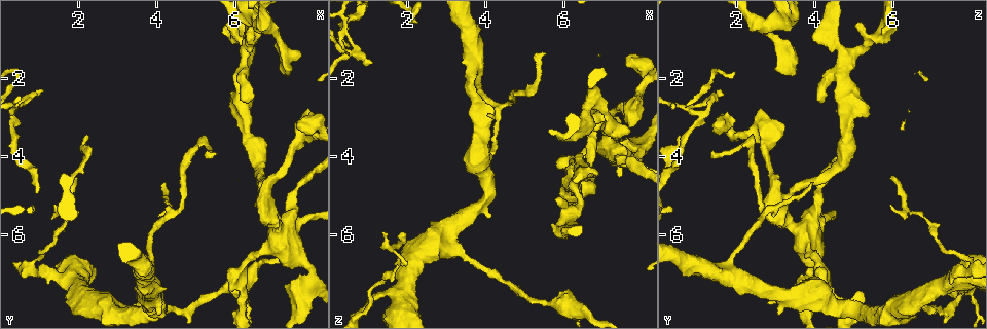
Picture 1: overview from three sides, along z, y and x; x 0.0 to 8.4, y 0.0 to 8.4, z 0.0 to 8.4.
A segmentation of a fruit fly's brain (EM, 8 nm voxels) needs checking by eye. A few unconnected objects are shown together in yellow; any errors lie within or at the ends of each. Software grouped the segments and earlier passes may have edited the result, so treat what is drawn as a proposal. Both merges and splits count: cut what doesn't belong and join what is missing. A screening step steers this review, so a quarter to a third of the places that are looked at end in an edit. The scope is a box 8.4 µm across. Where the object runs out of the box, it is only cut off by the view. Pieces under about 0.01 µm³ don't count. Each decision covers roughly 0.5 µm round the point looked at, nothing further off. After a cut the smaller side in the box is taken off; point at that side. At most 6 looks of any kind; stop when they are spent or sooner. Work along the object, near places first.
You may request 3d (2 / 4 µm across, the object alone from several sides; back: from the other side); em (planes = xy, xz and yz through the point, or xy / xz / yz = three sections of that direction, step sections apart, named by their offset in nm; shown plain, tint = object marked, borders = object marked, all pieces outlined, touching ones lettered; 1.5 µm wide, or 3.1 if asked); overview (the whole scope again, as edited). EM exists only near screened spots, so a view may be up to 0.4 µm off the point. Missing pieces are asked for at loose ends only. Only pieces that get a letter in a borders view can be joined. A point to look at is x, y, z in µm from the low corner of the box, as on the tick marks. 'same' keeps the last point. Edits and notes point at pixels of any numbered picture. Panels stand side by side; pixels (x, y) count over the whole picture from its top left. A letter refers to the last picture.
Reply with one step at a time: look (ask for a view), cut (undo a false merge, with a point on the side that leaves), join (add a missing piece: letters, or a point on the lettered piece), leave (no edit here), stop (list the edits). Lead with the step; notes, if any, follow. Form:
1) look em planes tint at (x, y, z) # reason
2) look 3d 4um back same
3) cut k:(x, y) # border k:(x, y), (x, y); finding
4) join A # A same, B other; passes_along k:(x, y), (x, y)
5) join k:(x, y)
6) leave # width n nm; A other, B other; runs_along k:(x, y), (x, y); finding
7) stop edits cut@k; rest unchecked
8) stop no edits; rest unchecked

look 3d 2um at (7.70, 3.20, 1.45) # free end

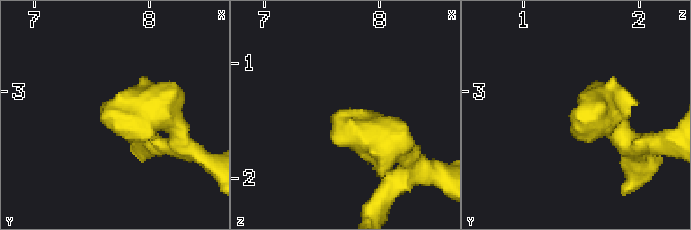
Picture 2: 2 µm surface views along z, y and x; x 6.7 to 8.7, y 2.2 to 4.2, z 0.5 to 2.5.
look em planes borders at (7.64, 3.18, 1.44) # need the tissue

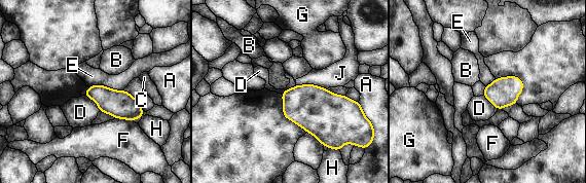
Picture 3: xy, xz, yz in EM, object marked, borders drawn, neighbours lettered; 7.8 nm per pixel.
leave # width 200 nm; longest_contact E 280 nm; A other, B other, C other, D other, E other, F other, G other, H other, J other; no lettered piece goes on from it

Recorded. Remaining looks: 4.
look em planes borders at (7.80, 3.15, 3.20) # an open end

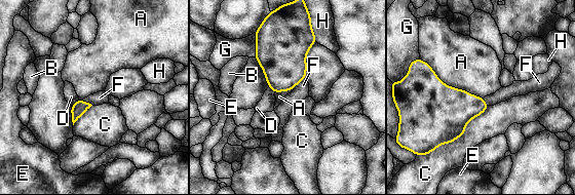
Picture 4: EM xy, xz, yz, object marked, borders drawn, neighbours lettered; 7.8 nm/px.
leave # width 110 nm; A other, B other, C other, D other, E other, F other, G other, H other; border 4:(305, 79), (301, 80), (294, 88); no lettered piece goes on from it

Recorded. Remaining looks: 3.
look 3d 4um at (5.45, 3.95, 1.35) # long arm stops here

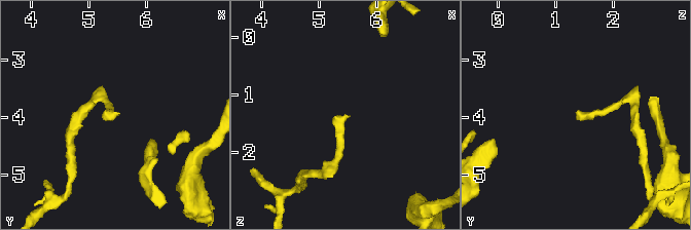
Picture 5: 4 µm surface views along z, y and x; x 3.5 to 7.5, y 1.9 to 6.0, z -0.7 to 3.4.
look em planes plain at (5.50, 3.90, 1.40) # now the EM

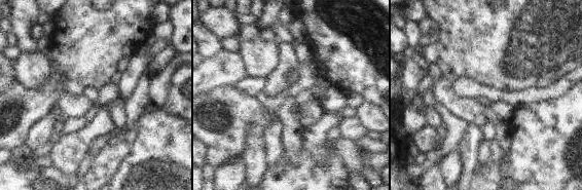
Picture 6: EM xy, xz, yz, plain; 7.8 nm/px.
look em planes borders same

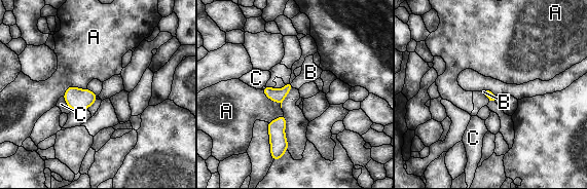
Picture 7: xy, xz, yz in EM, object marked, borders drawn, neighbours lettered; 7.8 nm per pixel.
join B # A other, B same, C other; passes_along 7:(278, 96), (293, 85), (310, 72); it goes on there

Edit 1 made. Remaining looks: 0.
stop edits join@7; rest unchecked

